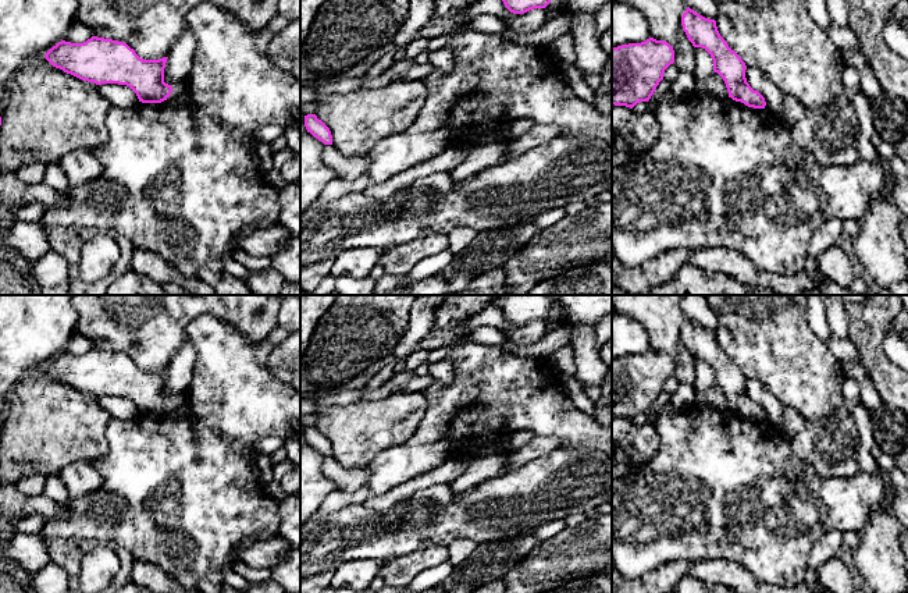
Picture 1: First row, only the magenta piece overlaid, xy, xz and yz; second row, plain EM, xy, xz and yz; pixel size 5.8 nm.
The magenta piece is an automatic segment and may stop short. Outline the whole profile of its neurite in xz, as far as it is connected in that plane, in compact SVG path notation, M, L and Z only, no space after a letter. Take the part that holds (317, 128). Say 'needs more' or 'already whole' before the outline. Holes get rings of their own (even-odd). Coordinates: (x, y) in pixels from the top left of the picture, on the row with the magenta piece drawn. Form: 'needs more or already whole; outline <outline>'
already whole; outline M316 114L305 116L305 127L307 132L321 141L324 145L332 145L330 128L321 120L318 120Z

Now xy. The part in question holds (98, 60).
needs more; outline M92 36L83 43L61 40L46 54L46 60L82 81L129 86L142 103L185 106L189 103L189 84L171 86L164 82L168 57L143 60L127 43Z

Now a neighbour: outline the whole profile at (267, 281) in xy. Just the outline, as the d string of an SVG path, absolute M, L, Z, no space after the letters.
M270 267L259 271L252 271L245 278L245 283L253 295L281 295L285 280L278 271Z

